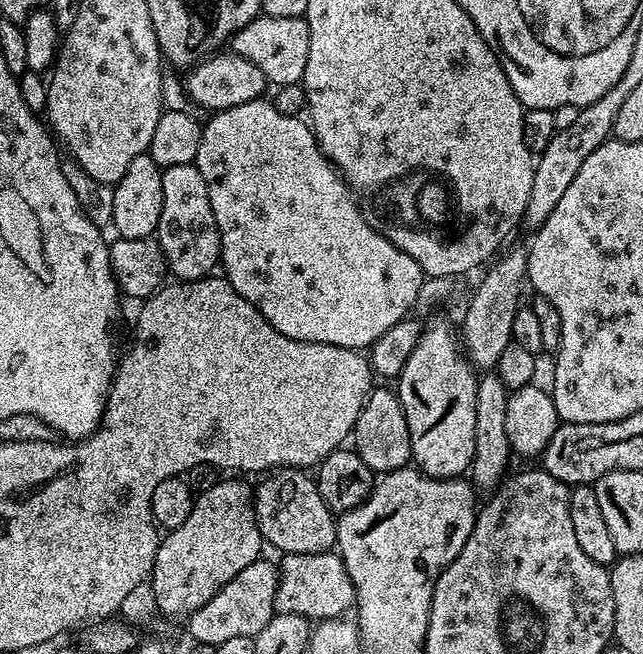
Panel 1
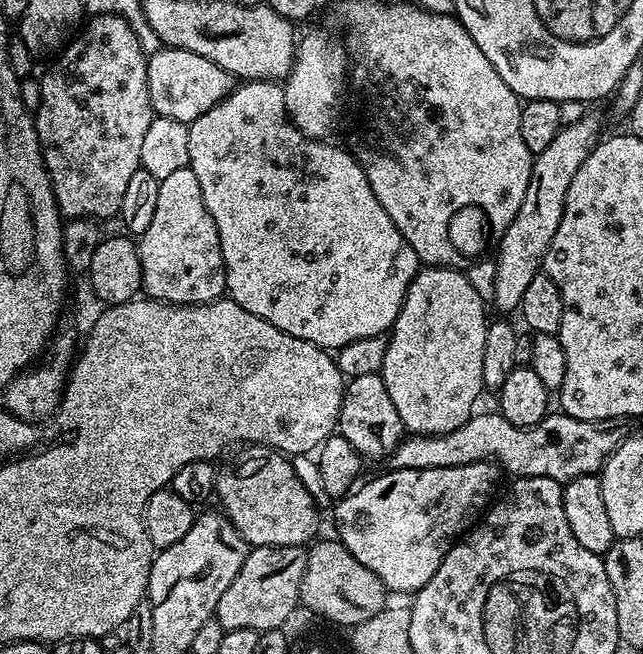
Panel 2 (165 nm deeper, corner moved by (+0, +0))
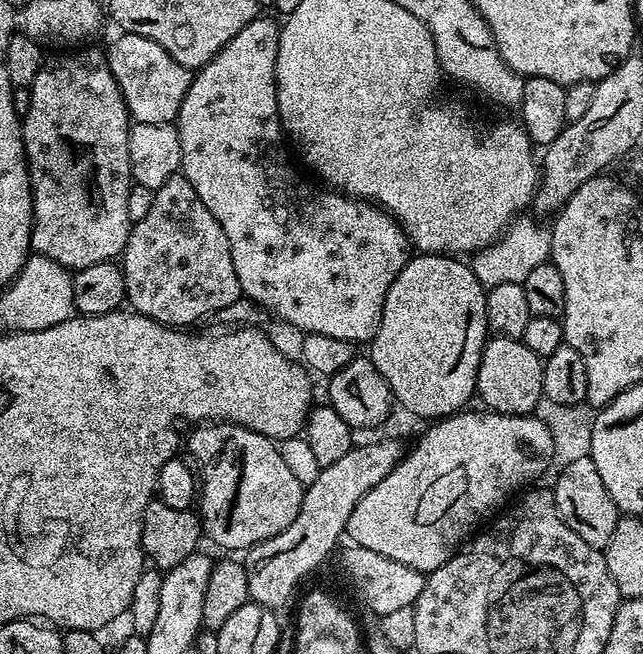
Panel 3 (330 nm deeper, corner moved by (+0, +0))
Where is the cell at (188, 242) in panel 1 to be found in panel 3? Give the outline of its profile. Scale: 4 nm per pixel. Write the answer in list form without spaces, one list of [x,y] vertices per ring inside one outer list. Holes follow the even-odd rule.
[[[182,174],[166,178],[163,186],[155,189],[154,202],[150,202],[146,218],[133,223],[128,244],[122,253],[122,267],[127,303],[159,324],[192,326],[203,316],[215,317],[218,310],[230,306],[242,296],[238,274],[234,274],[234,258],[230,258],[230,242],[226,242],[226,234],[222,226],[218,226],[218,218],[206,210],[202,198],[198,198],[194,186],[190,186]]]

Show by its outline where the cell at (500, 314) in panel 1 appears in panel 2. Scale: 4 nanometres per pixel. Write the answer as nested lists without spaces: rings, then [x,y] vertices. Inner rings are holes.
[[[585,114],[578,122],[563,125],[554,142],[550,142],[546,150],[535,153],[530,170],[530,186],[526,186],[526,198],[522,198],[522,206],[518,206],[518,214],[514,214],[514,222],[510,222],[506,234],[500,239],[494,256],[496,273],[491,303],[497,304],[502,311],[515,313],[522,302],[522,294],[526,294],[526,285],[535,276],[541,275],[546,250],[550,250],[558,222],[562,222],[566,190],[570,182],[574,182],[578,166],[586,162],[601,136],[599,118]]]

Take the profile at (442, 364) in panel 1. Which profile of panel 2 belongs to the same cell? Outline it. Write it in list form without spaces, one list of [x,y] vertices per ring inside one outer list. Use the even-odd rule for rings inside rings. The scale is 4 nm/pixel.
[[[421,267],[410,282],[402,310],[392,323],[382,375],[386,391],[402,418],[405,429],[417,436],[437,436],[458,430],[474,415],[476,399],[485,391],[482,378],[482,350],[486,350],[486,330],[490,316],[484,313],[486,302],[470,286],[459,268]]]

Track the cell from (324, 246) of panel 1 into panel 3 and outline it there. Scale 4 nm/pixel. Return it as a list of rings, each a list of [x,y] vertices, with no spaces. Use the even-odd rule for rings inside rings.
[[[257,14],[255,18],[226,46],[222,46],[213,60],[206,62],[204,67],[193,75],[190,90],[186,90],[186,98],[182,98],[180,113],[176,115],[175,125],[180,139],[180,172],[194,186],[198,198],[218,218],[218,226],[226,234],[226,242],[230,242],[230,258],[234,258],[234,274],[238,274],[241,293],[255,304],[260,304],[265,312],[285,320],[292,328],[297,328],[300,334],[313,332],[314,334],[326,334],[326,338],[342,338],[353,342],[370,342],[376,337],[377,330],[382,322],[382,306],[386,302],[386,294],[398,278],[402,266],[410,258],[410,241],[404,234],[403,228],[384,211],[383,207],[359,198],[349,198],[336,190],[324,190],[328,192],[316,192],[304,200],[304,180],[292,169],[288,156],[284,153],[286,145],[286,133],[280,127],[280,115],[278,114],[278,98],[276,97],[276,59],[278,58],[278,42],[280,41],[279,23],[268,17],[268,14]]]

